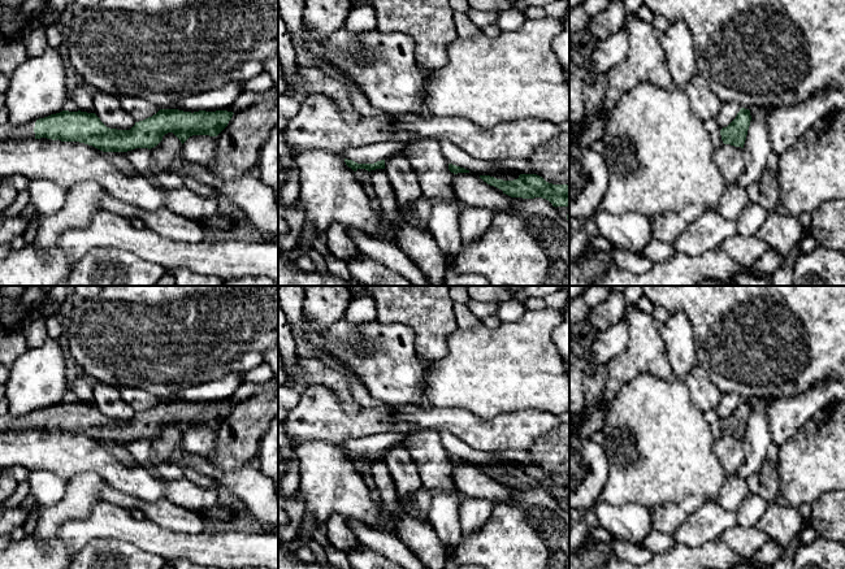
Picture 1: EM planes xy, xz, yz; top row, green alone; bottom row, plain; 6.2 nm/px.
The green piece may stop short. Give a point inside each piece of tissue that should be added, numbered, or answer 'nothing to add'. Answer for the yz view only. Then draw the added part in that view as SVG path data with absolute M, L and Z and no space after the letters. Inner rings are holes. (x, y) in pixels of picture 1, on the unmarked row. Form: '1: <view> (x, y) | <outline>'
nothing to add

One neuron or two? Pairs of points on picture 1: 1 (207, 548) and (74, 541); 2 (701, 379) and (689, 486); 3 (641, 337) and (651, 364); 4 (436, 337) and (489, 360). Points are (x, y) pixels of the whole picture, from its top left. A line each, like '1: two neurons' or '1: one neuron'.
1: one neuron
2: two neurons
3: one neuron
4: two neurons

